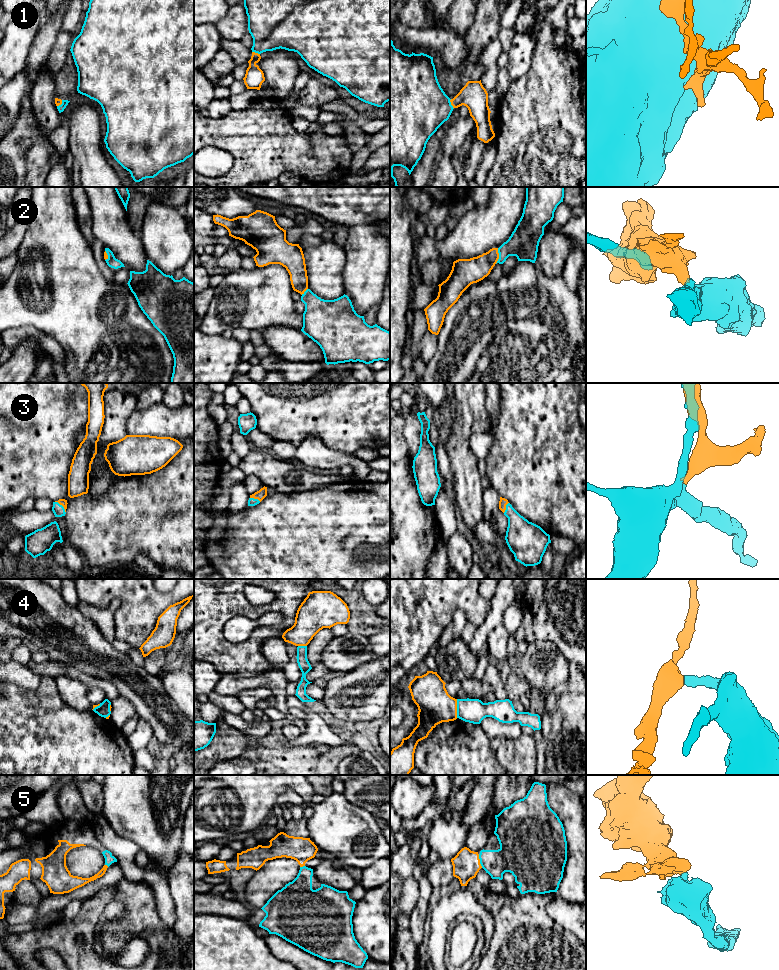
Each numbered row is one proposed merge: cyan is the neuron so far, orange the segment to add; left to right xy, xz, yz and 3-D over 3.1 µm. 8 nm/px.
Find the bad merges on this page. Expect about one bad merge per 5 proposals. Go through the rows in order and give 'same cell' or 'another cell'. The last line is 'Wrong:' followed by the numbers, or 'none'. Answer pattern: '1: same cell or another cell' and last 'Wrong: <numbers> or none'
1: same cell
2: same cell
3: same cell
4: another cell
5: same cell
Wrong: 4

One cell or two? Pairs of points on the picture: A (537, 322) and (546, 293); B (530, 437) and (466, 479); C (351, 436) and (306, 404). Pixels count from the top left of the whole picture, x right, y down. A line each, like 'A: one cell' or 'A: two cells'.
A: one cell
B: two cells
C: one cell

